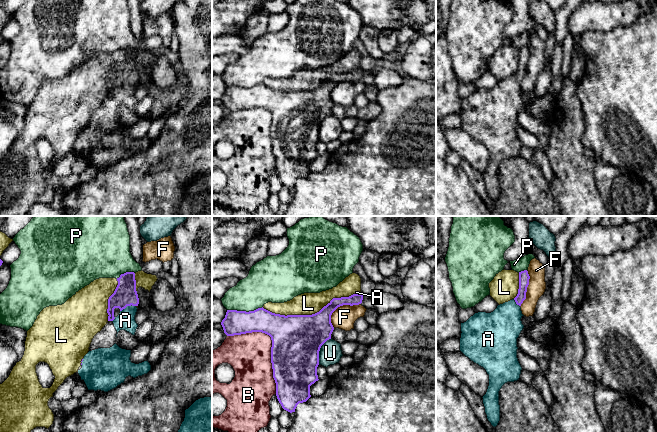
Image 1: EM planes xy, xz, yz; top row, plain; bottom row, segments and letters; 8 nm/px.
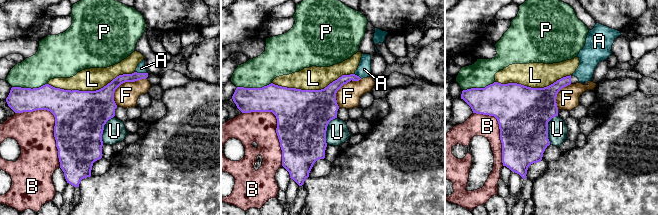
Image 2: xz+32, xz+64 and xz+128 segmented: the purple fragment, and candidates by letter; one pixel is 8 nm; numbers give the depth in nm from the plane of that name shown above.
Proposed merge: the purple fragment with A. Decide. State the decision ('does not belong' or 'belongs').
belongs

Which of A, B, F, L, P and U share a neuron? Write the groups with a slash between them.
A / B / F / L / P / U

